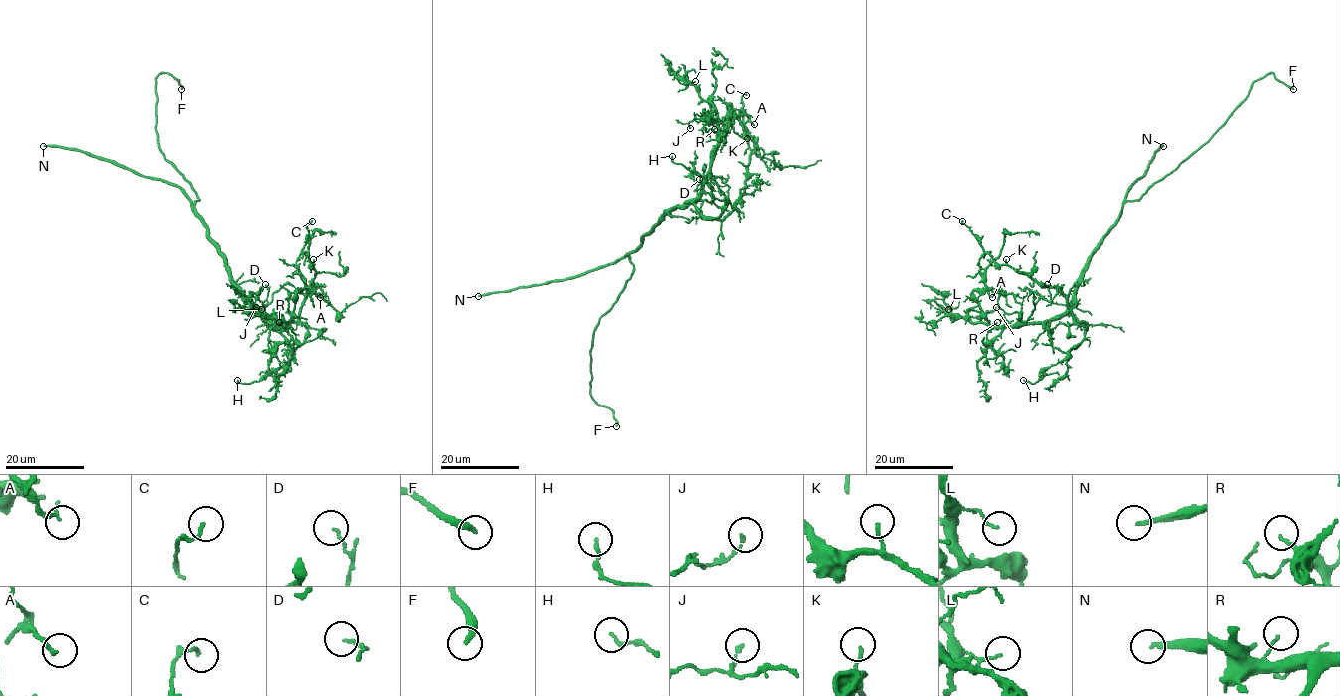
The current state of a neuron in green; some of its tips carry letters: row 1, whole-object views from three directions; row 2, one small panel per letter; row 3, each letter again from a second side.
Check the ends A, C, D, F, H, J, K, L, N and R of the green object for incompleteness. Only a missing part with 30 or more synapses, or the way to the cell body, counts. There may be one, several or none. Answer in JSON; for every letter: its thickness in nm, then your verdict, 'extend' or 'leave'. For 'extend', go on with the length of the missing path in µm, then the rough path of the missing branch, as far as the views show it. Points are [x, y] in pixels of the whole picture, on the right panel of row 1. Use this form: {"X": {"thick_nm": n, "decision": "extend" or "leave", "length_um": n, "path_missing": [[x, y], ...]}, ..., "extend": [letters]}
{"A": {"thick_nm": 180, "decision": "leave"}, "C": {"thick_nm": 130, "decision": "leave"}, "D": {"thick_nm": 100, "decision": "leave"}, "F": {"thick_nm": 280, "decision": "extend", "length_um": 20, "path_missing": [[1293, 89], [1309, 100], [1309, 110], [1318, 123]]}, "H": {"thick_nm": 150, "decision": "leave"}, "J": {"thick_nm": 160, "decision": "leave"}, "K": {"thick_nm": 130, "decision": "leave"}, "L": {"thick_nm": 100, "decision": "leave"}, "N": {"thick_nm": 200, "decision": "extend", "length_um": 250, "path_missing": [[1163, 146], [1173, 134], [1178, 191], [1136, 257], [1137, 284], [1094, 328], [1068, 347], [1010, 346], [1000, 297]]}, "R": {"thick_nm": 110, "decision": "leave"}, "extend": ["F", "N"]}

